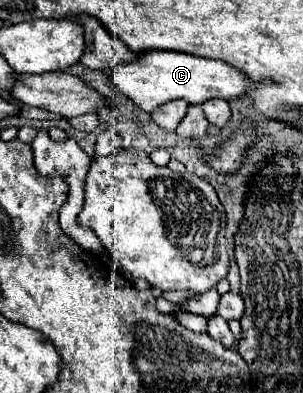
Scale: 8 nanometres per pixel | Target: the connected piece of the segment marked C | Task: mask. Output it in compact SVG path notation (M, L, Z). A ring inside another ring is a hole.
M145 51L145 53L139 53L135 61L131 63L125 63L125 65L119 65L111 71L105 71L109 73L111 81L115 83L115 87L125 95L129 97L135 107L139 107L141 111L145 113L151 113L155 107L167 103L167 101L173 101L173 99L185 99L189 101L191 105L201 105L209 99L225 99L225 101L231 101L231 99L243 99L245 97L245 91L249 89L249 79L245 79L245 75L241 75L241 71L237 71L235 67L231 67L229 63L221 63L221 61L213 61L213 59L201 59L201 57L195 57L195 55L181 55L179 51Z

